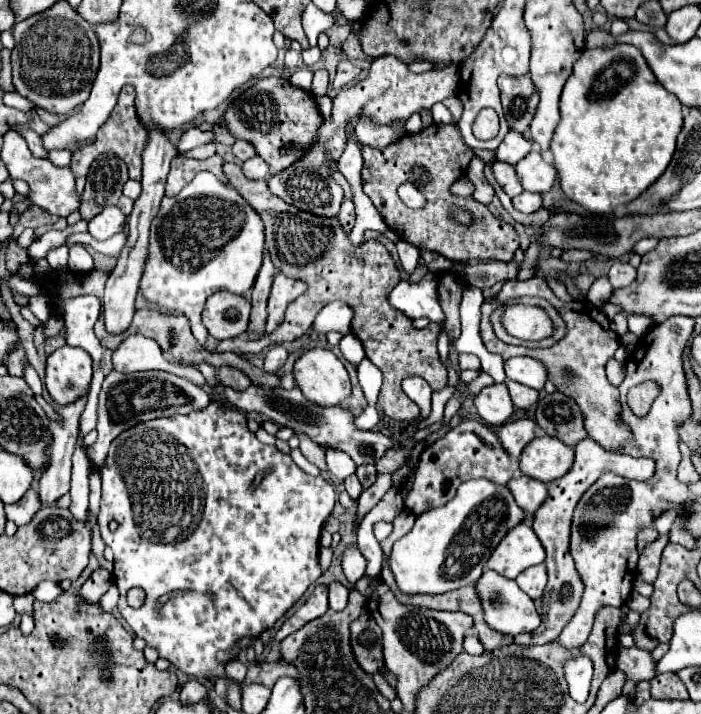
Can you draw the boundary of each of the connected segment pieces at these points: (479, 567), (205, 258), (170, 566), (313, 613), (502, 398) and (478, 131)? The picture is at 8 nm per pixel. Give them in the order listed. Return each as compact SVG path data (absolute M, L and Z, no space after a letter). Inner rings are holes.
M489 480L463 482L457 490L455 500L447 502L441 508L433 508L415 520L413 530L409 530L401 540L393 544L387 564L395 576L399 590L405 594L443 594L461 586L469 586L483 574L485 564L495 550L495 544L499 544L499 540L507 534L507 528L513 528L523 518L525 514L515 504L507 486L499 488Z
M199 172L191 184L179 194L165 196L159 214L151 222L149 232L149 256L145 262L139 292L143 298L163 312L177 310L191 322L193 336L205 344L207 330L201 324L201 310L205 300L217 290L229 290L233 294L245 294L261 268L263 262L263 222L259 214L239 196L239 192L219 180L211 172Z
M211 400L207 408L191 414L179 414L171 418L157 418L143 424L137 424L129 428L127 432L121 432L109 448L109 456L105 460L105 466L101 468L101 480L103 480L103 498L101 498L101 512L99 512L99 530L103 542L115 552L115 570L113 578L119 588L119 612L127 620L127 624L133 628L137 638L143 638L147 646L155 648L161 658L169 660L175 668L181 672L201 678L201 676L223 676L223 666L217 664L215 654L219 650L233 650L235 642L243 636L259 636L263 630L271 628L303 594L305 590L321 576L319 568L319 536L321 536L321 524L329 518L333 506L335 506L335 488L333 484L323 476L311 476L303 472L289 454L279 452L275 446L261 444L253 432L247 428L247 418L235 410L233 406L221 406L219 402ZM115 520L119 526L115 532L109 532L109 522ZM131 588L143 588L145 590L145 604L141 608L131 608L125 602L125 596ZM173 594L163 606L157 606L157 600L161 596Z
M317 584L315 590L311 592L311 596L295 610L295 614L289 616L283 622L283 626L275 634L273 642L281 642L285 636L289 636L291 632L299 630L299 626L303 626L303 624L307 624L307 622L323 616L327 610L329 610L329 606L327 606L327 586L325 584Z
M493 384L483 388L477 396L475 396L475 408L479 412L479 416L493 426L501 426L505 424L511 414L515 412L515 406L509 398L509 390L507 384Z
M481 110L473 122L473 134L481 140L489 140L499 132L499 118L495 110Z

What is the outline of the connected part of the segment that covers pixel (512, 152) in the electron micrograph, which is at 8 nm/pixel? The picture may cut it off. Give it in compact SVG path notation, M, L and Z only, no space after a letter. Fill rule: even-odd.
M507 132L505 140L499 144L495 156L499 162L507 162L507 164L515 166L523 156L527 156L531 152L531 148L533 148L533 144L525 136L521 136L517 132Z

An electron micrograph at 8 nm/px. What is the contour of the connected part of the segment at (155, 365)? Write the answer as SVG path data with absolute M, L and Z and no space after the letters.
M129 336L113 352L113 368L117 372L139 372L139 370L169 370L169 362L155 340L145 336Z

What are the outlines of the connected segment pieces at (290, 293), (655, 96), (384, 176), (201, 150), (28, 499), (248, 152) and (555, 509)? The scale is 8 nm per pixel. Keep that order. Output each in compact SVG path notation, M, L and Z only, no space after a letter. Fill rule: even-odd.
M283 274L275 276L273 286L271 286L271 294L269 294L269 306L267 306L267 312L269 312L267 334L271 334L283 322L285 310L291 304L291 300L301 296L305 290L307 290L305 284L299 282L299 280L287 278Z
M613 44L613 48L605 48L605 46L599 46L599 48L587 48L583 52L583 56L575 62L573 66L573 74L569 76L565 88L563 88L563 94L561 94L561 120L555 128L555 134L553 134L553 140L550 143L550 150L555 156L555 170L559 174L559 182L561 182L561 190L565 192L565 196L577 204L581 204L583 208L587 208L589 212L593 214L609 214L613 212L617 206L623 206L623 204L629 204L631 200L639 198L667 168L667 164L671 162L673 158L673 152L675 152L675 140L681 132L681 126L683 126L683 112L681 112L681 104L677 100L675 94L667 92L659 80L655 80L655 74L653 70L649 68L647 60L643 58L641 50L633 44Z
M457 122L431 124L429 128L423 128L417 134L405 134L403 138L399 138L397 142L389 144L383 150L361 148L361 154L365 162L361 170L363 192L371 198L371 202L375 204L387 226L393 232L397 232L403 240L415 244L419 250L437 252L453 262L457 260L475 262L483 258L493 258L503 262L513 260L513 254L519 248L517 230L511 224L495 218L489 212L489 208L477 202L473 196L463 198L451 192L453 182L467 172L467 166L473 158L473 150L461 138ZM403 182L415 184L417 190L425 196L427 204L423 208L411 210L401 202L401 198L397 196L397 188ZM451 206L465 206L467 210L471 210L475 216L475 224L471 226L453 224L453 220L449 218Z
M205 144L205 146L199 146L195 150L189 150L189 152L179 152L181 156L187 156L187 158L209 158L216 153L215 144Z
M29 488L27 494L17 502L17 504L7 504L5 506L5 514L7 514L7 520L13 520L17 526L23 526L27 524L33 514L41 508L41 500L39 500L39 494L35 488Z
M237 140L235 144L233 144L233 154L239 158L239 160L247 160L247 158L251 158L251 156L255 156L257 154L257 150L255 150L255 146L253 144L249 144L247 140Z
M589 436L583 438L581 442L577 442L577 446L575 446L575 464L571 466L571 470L563 478L549 484L549 496L539 506L539 510L535 512L535 518L533 518L533 530L535 530L537 538L541 540L541 544L543 544L543 548L547 552L545 564L547 564L549 582L547 582L547 586L543 590L543 598L541 598L545 602L543 622L535 632L517 634L515 644L533 646L533 644L553 642L561 634L561 630L567 626L571 616L577 612L585 586L583 586L583 580L577 574L573 558L569 554L569 528L571 528L571 518L573 518L573 510L575 510L577 502L587 492L587 488L591 488L591 484L595 484L595 480L599 480L605 472L613 472L613 474L629 478L629 480L649 480L655 474L655 460L651 460L651 458L633 458L629 454L607 452L599 444L595 444L595 440L591 440Z

